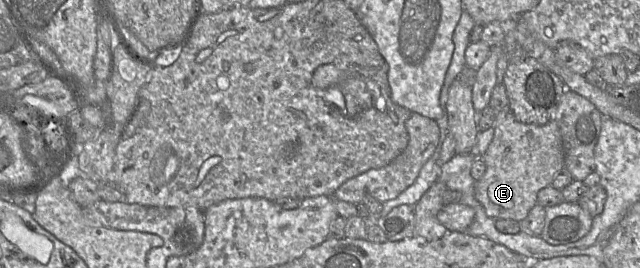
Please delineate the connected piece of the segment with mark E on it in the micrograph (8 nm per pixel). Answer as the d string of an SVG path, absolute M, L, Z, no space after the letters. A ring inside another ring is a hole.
M510 107L497 114L493 126L494 137L480 156L486 171L475 182L474 196L488 217L520 222L537 204L538 192L565 168L561 133L554 119L545 125L525 124L515 118Z

